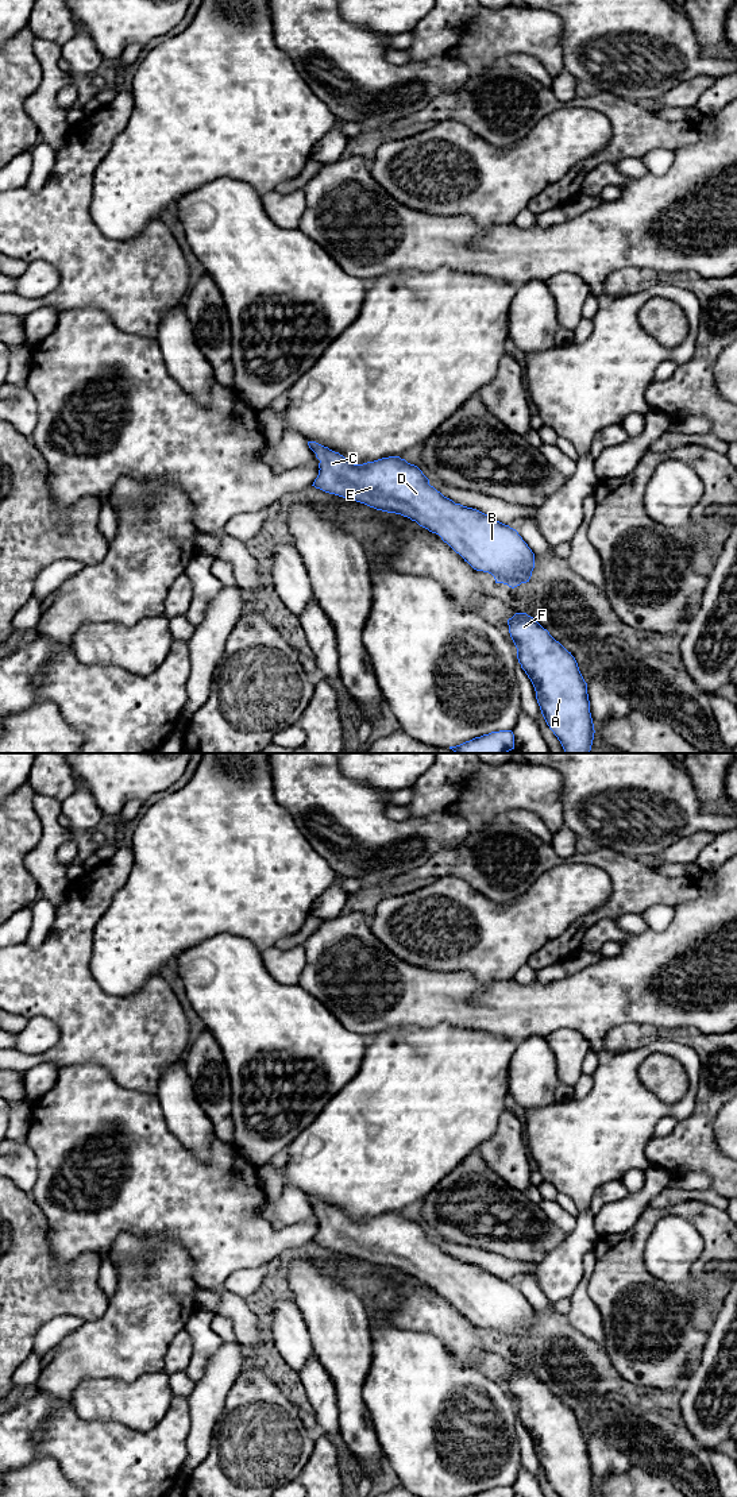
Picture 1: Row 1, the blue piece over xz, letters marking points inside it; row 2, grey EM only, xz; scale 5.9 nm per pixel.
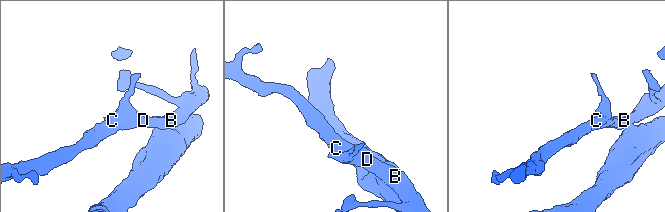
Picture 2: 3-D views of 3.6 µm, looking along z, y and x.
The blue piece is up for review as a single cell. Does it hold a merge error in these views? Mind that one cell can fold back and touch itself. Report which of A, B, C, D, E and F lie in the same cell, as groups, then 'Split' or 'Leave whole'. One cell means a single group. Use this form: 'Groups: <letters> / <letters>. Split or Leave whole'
Groups: A B C D E F. Leave whole

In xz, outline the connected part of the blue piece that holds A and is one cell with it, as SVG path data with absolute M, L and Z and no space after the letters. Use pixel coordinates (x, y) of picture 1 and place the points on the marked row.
M516 613L508 620L508 625L517 648L518 663L530 679L541 714L560 741L564 753L590 753L595 730L590 713L587 683L575 657L526 613Z

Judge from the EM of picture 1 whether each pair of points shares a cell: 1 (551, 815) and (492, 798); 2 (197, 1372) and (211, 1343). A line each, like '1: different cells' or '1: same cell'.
1: same cell
2: same cell

